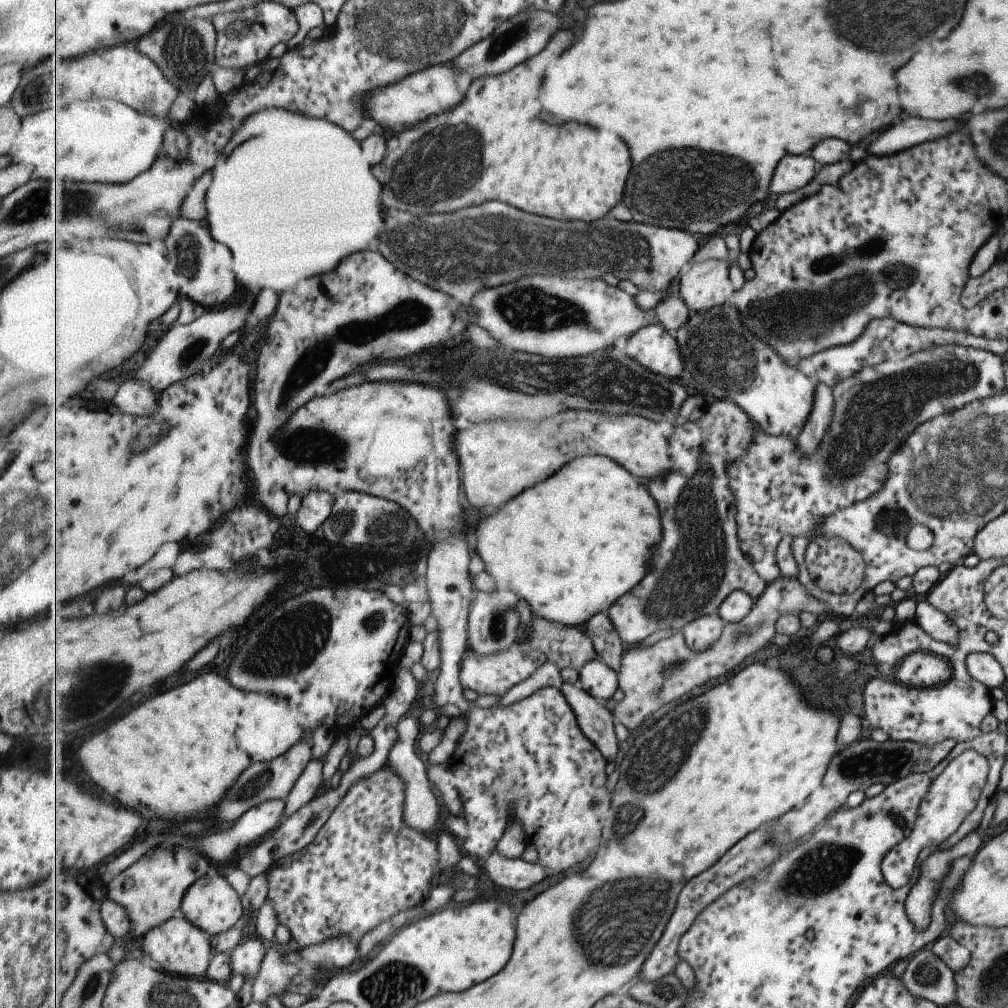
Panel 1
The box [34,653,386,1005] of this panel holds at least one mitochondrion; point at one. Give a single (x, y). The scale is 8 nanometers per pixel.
(95, 682)

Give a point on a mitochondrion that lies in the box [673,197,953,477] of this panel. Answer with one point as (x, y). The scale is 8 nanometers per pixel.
(721, 341)

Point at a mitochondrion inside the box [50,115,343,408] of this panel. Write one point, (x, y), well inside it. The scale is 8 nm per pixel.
(76, 201)

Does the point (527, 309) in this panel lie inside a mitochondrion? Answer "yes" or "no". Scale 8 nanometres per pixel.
yes

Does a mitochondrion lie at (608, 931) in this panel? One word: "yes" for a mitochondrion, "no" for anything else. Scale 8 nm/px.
yes

